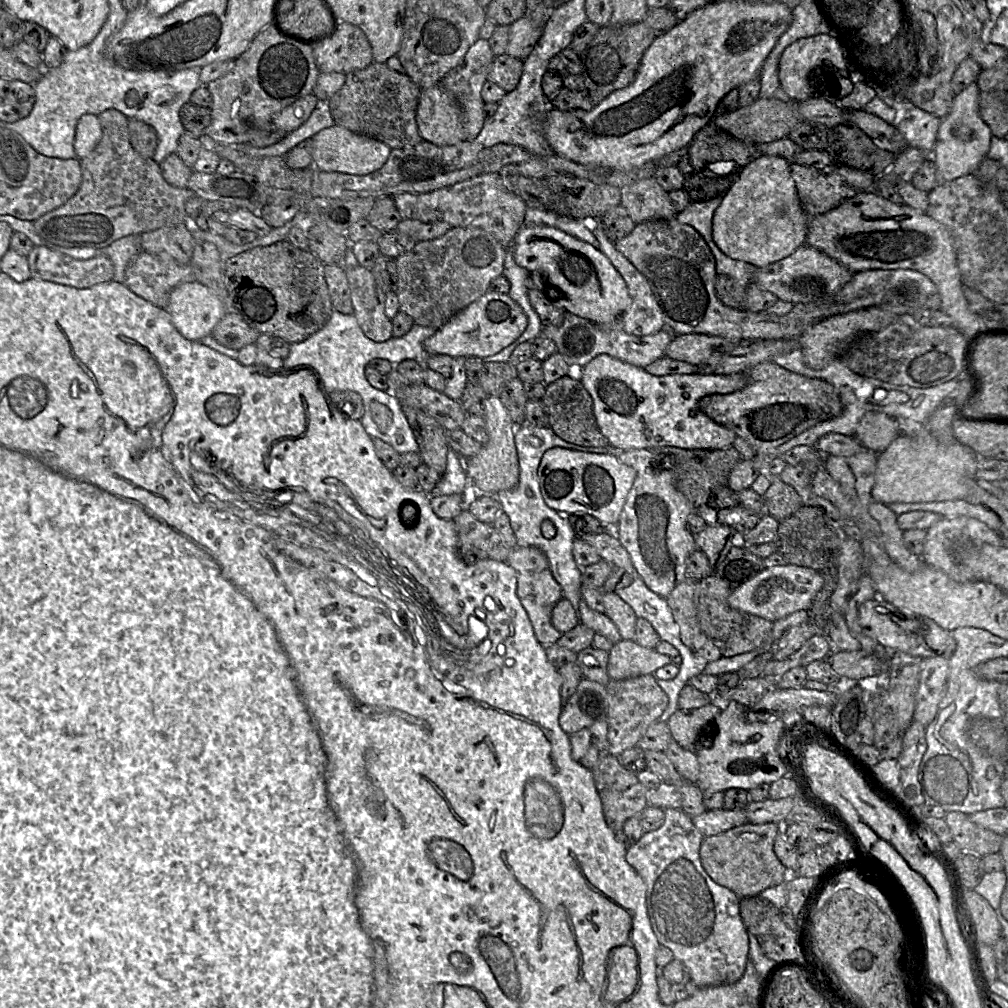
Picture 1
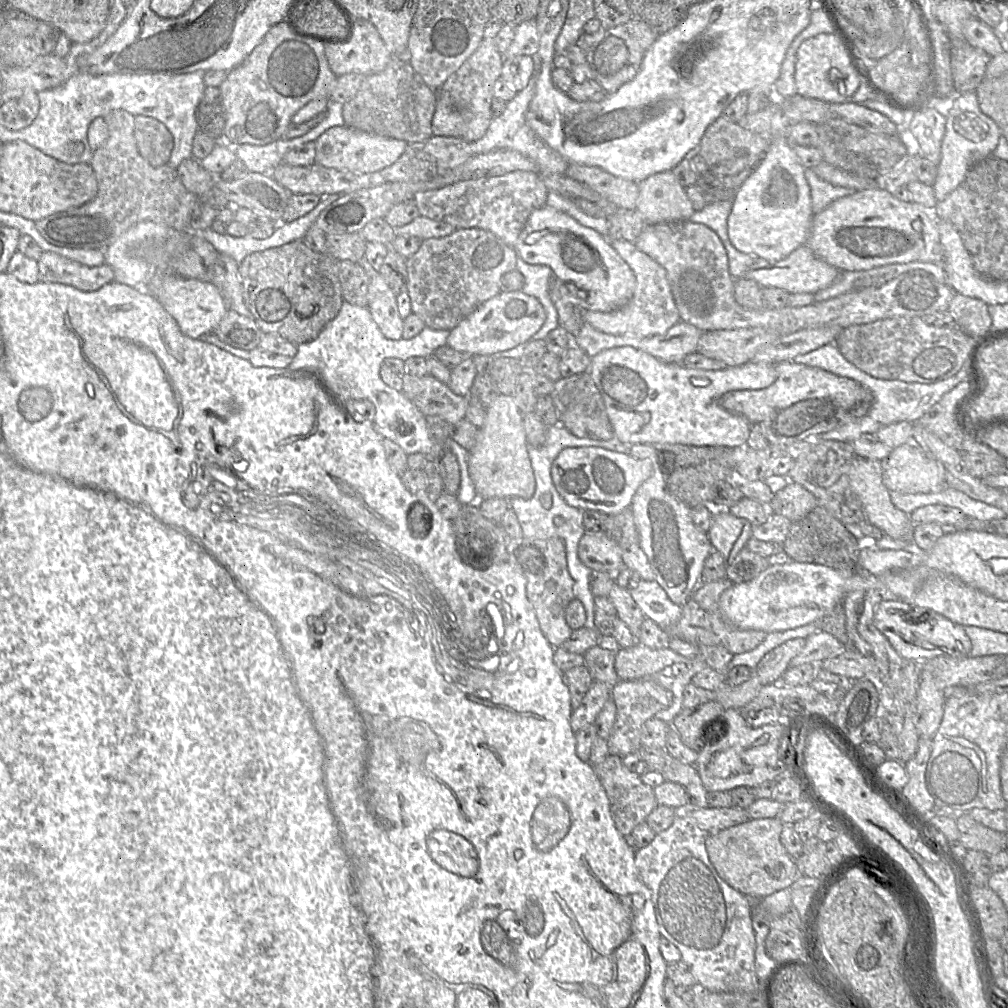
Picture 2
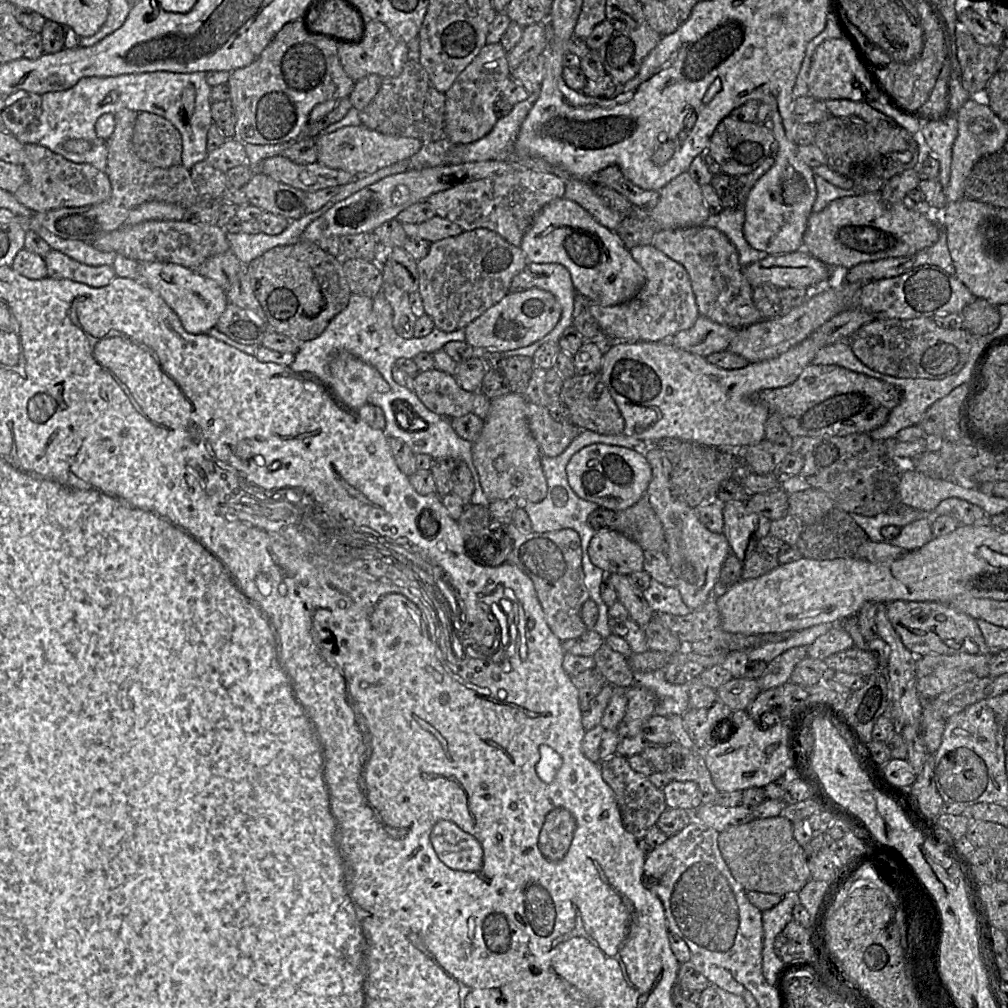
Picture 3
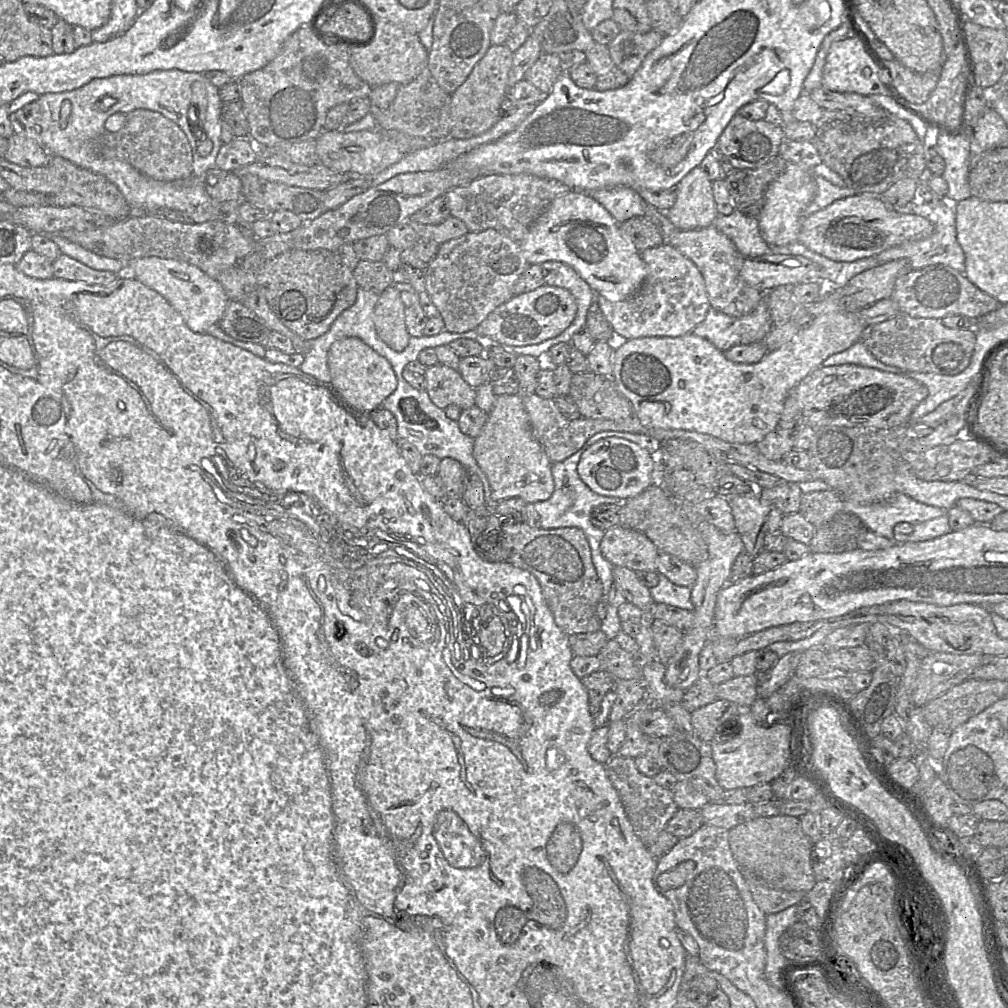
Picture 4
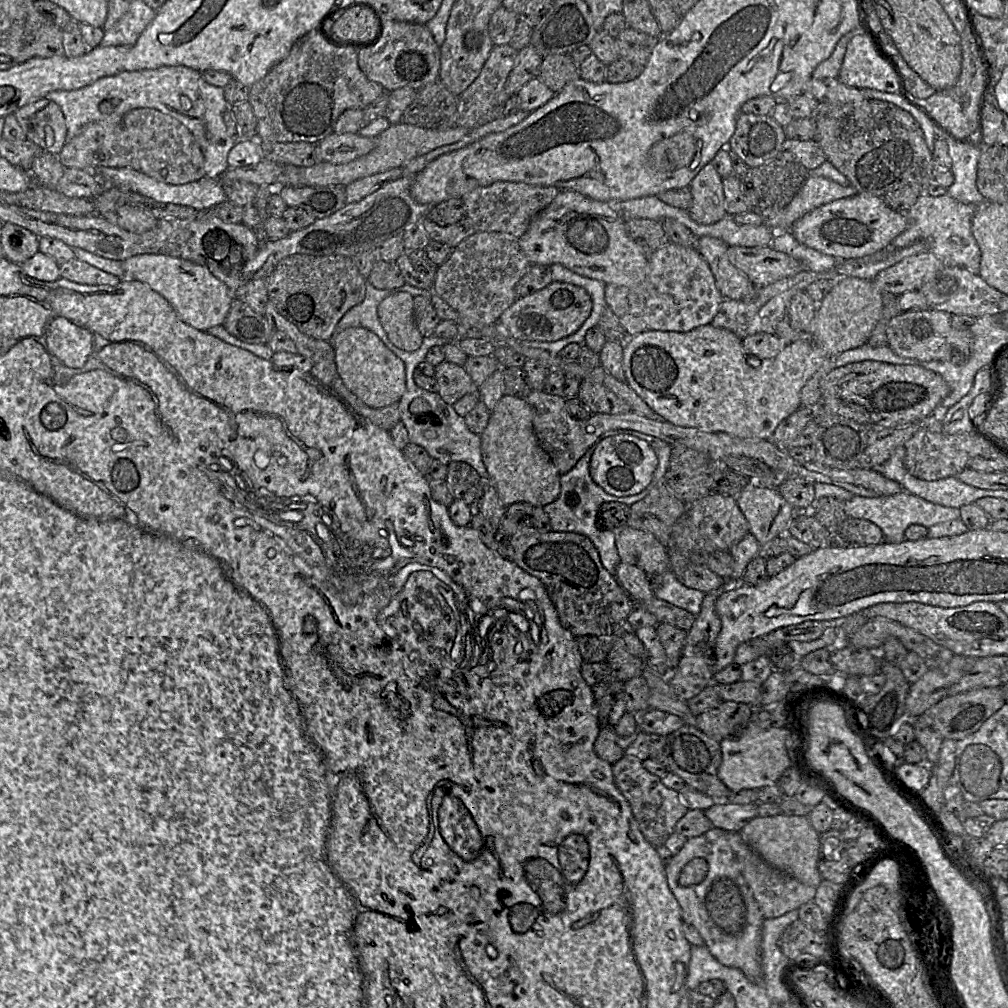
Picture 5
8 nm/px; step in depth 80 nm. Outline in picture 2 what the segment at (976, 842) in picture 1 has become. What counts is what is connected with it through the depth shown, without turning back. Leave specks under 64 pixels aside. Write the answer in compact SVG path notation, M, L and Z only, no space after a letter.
M967 813L959 815L955 820L959 831L958 841L967 850L976 850L987 855L993 855L1006 849L1005 833L983 826Z

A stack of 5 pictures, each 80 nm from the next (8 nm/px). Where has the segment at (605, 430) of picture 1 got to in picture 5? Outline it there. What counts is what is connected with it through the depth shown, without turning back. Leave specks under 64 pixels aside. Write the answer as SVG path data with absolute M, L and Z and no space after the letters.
M855 277L835 280L832 290L818 303L808 337L786 343L772 358L746 354L741 338L711 324L686 333L658 330L640 333L624 342L625 382L666 422L739 438L770 439L778 425L801 407L801 391L822 364L867 342L882 318L884 298L887 294L881 293L871 280Z

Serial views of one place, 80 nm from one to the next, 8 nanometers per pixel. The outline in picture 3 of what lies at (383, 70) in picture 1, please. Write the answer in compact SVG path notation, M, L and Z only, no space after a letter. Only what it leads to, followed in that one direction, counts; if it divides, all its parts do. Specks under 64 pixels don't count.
M408 59L398 76L382 79L373 100L359 111L361 125L382 134L416 138L423 143L444 137L445 95L434 88L417 59Z

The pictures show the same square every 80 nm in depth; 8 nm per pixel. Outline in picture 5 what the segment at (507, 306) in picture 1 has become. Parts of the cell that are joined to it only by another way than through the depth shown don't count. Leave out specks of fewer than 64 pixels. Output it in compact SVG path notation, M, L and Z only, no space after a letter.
M553 282L531 295L517 298L497 322L519 340L553 342L577 332L590 317L592 308L592 298L584 288L566 282Z

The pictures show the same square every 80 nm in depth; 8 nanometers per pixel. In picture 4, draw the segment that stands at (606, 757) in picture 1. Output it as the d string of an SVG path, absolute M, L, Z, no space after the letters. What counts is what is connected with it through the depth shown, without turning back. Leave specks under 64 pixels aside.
M617 754L613 755L604 765L610 782L618 792L634 833L646 846L654 844L659 834L665 830L667 823L679 809L671 791L658 785L652 777L640 773L633 758Z

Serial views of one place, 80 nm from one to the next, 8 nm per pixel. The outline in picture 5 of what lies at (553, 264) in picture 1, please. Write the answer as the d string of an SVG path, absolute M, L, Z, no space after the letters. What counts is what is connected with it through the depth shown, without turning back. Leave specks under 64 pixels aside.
M561 190L557 197L531 222L527 231L519 238L521 250L532 265L551 266L561 264L571 271L603 282L606 286L634 287L647 277L649 253L628 235L626 220L606 202L594 200L572 190Z

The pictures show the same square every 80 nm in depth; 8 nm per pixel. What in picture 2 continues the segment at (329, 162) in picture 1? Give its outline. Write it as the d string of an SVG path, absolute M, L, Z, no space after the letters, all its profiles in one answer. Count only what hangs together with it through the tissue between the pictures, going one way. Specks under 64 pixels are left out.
M348 126L332 127L315 140L315 163L327 168L350 171L352 173L372 173L393 164L405 151L408 143L403 140L369 134Z

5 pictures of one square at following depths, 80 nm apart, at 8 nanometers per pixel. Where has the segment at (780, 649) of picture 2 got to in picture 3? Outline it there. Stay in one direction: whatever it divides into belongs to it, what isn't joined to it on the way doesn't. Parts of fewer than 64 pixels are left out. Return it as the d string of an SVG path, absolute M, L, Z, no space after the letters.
M808 646L793 647L771 660L758 678L760 690L769 690L789 682L795 666L807 656L808 648Z

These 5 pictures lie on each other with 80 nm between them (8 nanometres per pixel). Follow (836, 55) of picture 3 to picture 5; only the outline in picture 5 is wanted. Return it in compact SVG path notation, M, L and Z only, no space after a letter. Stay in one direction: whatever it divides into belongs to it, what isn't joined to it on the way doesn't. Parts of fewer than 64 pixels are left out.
M869 25L861 34L853 36L847 44L843 62L837 76L845 85L870 88L889 93L901 93L902 85L895 61L888 56L869 33Z

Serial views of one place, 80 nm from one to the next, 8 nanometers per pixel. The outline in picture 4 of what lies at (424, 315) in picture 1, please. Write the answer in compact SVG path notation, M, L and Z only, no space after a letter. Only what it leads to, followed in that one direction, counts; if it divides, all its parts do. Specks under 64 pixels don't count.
M495 229L469 231L440 244L436 256L427 265L425 293L442 317L445 330L456 333L475 330L489 313L514 296L514 284L529 266L519 243L506 235Z

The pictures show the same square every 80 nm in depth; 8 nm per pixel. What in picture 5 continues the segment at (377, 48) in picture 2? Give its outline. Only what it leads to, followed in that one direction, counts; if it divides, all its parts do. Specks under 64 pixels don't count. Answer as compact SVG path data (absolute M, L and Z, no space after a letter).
M384 19L380 38L374 45L358 49L357 62L366 78L380 84L386 92L402 87L418 89L439 80L440 48L425 24Z

